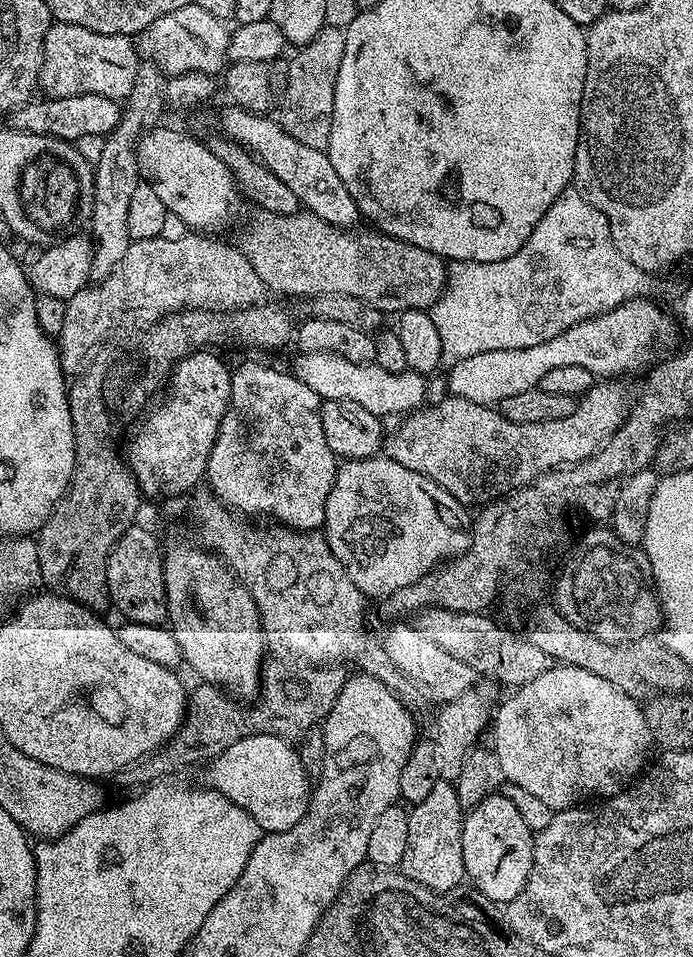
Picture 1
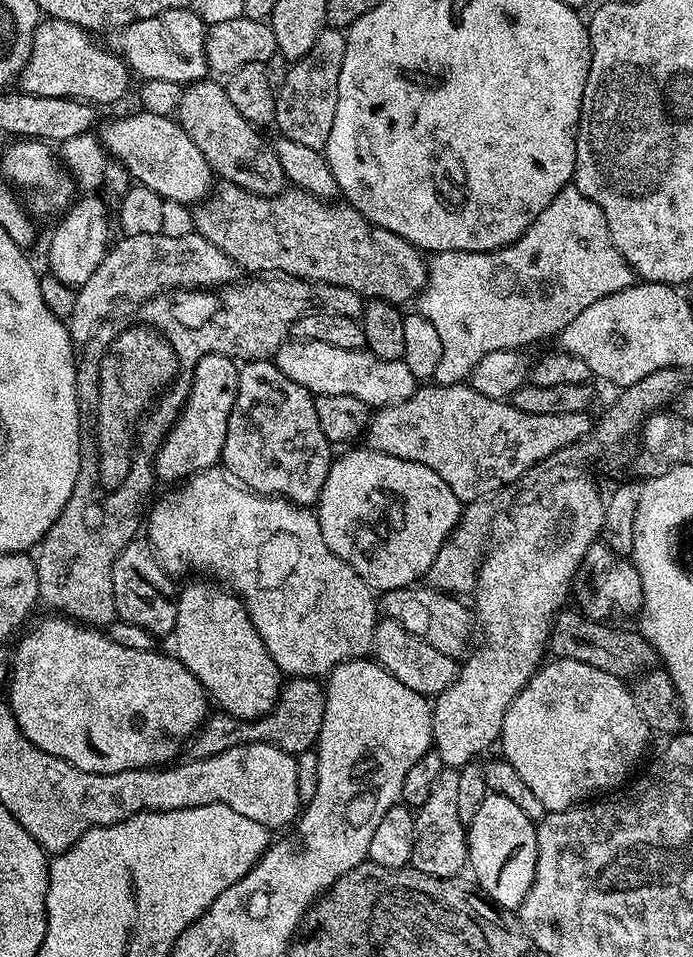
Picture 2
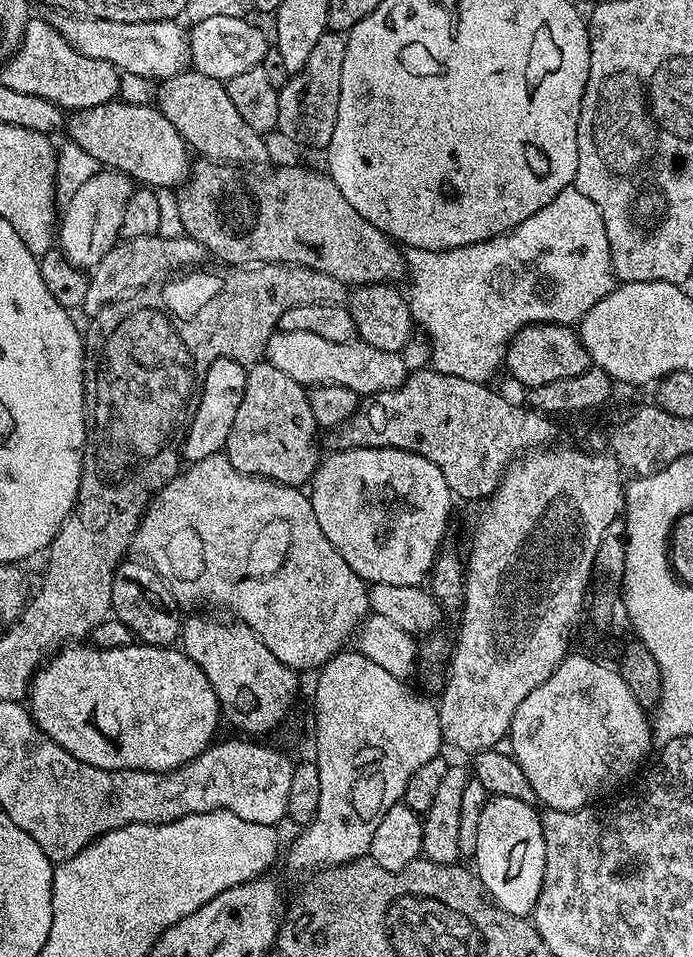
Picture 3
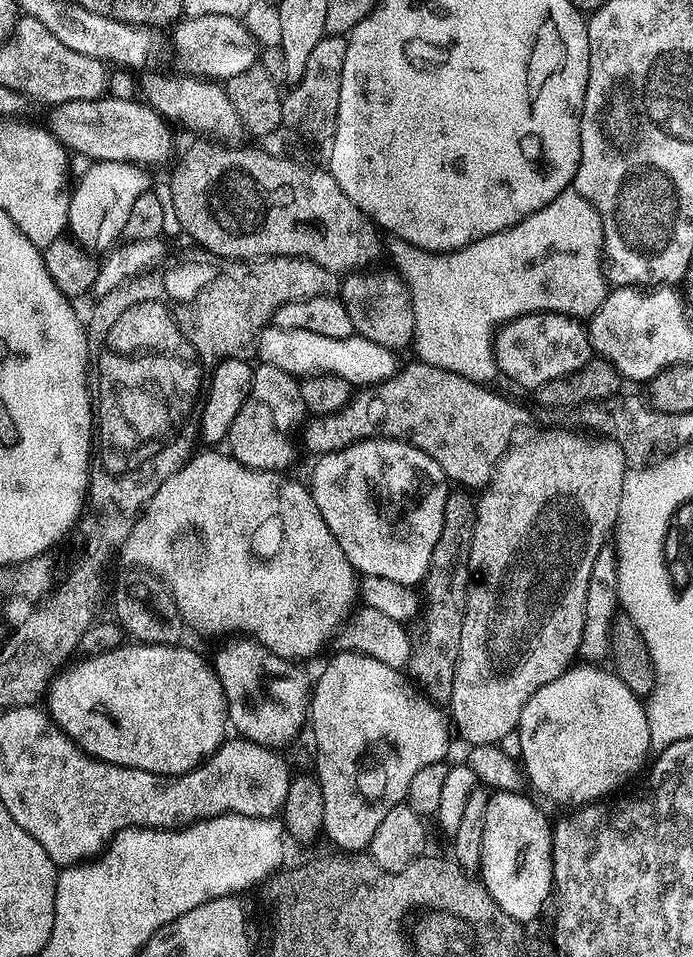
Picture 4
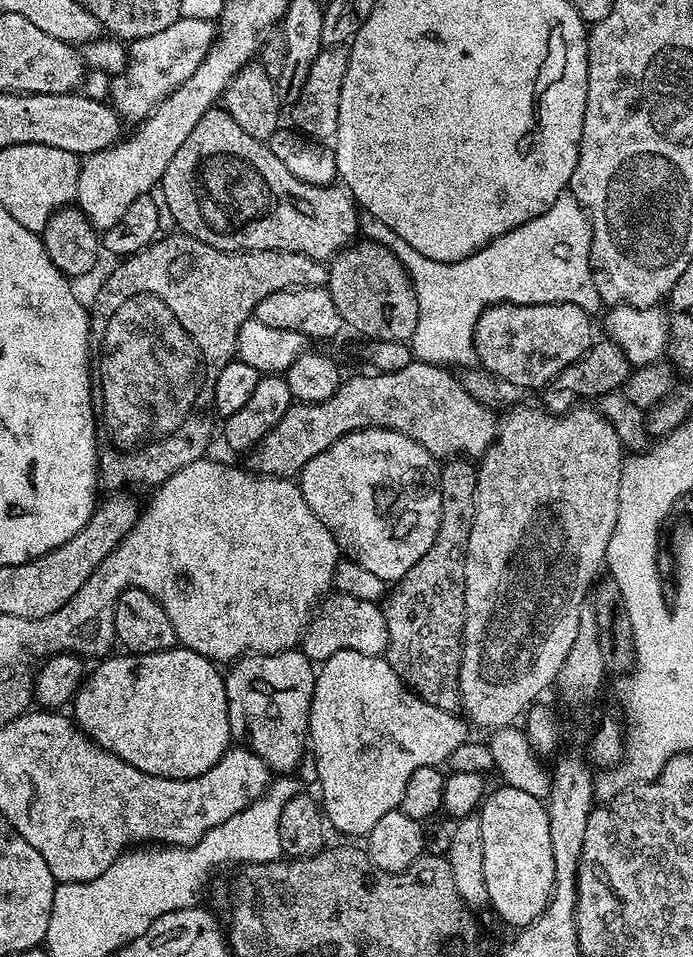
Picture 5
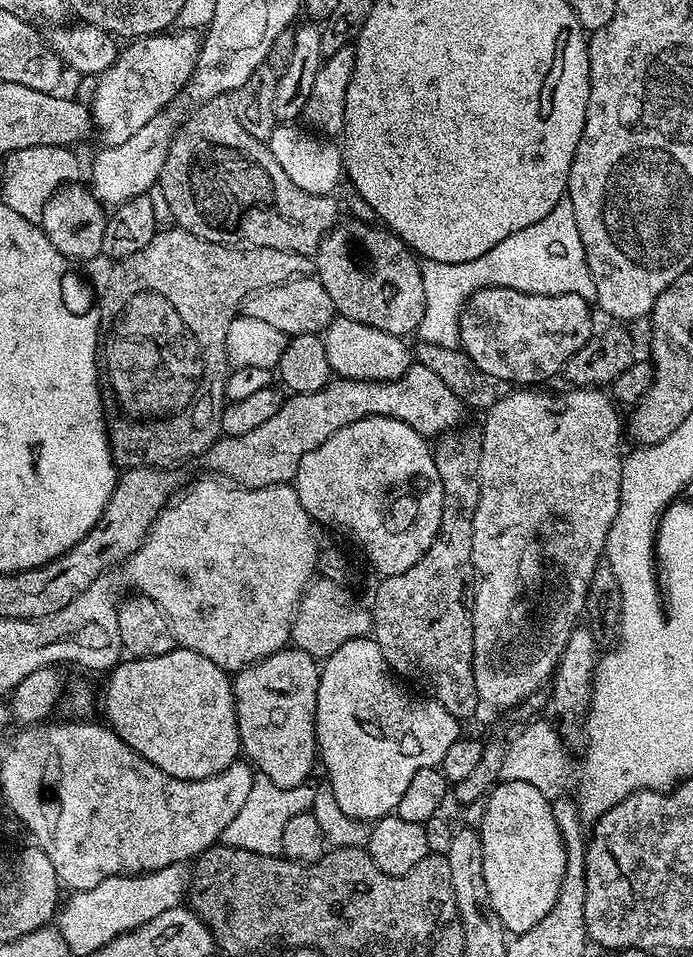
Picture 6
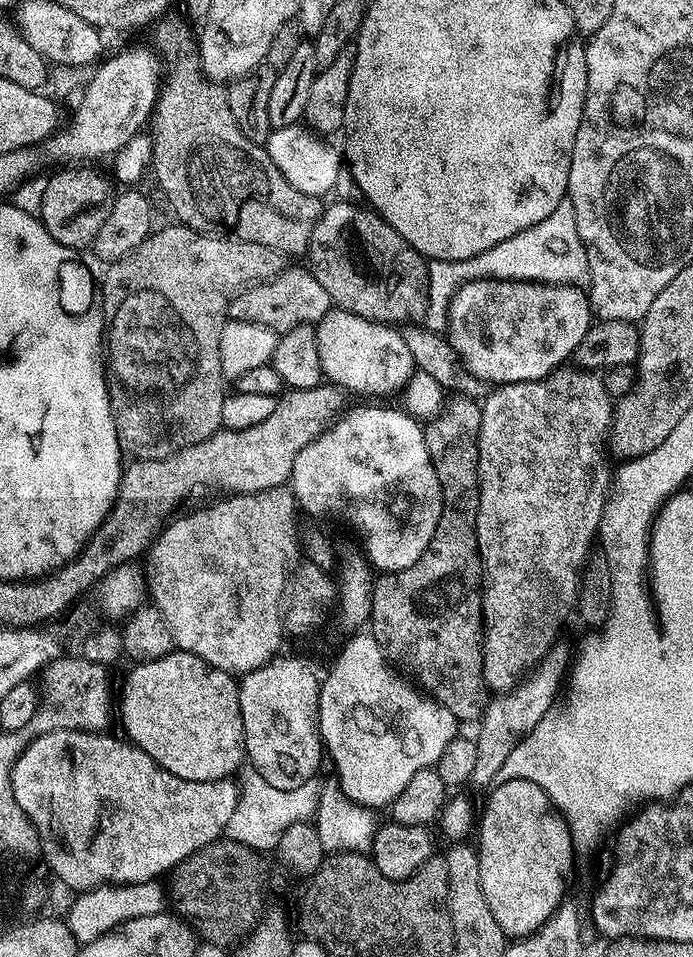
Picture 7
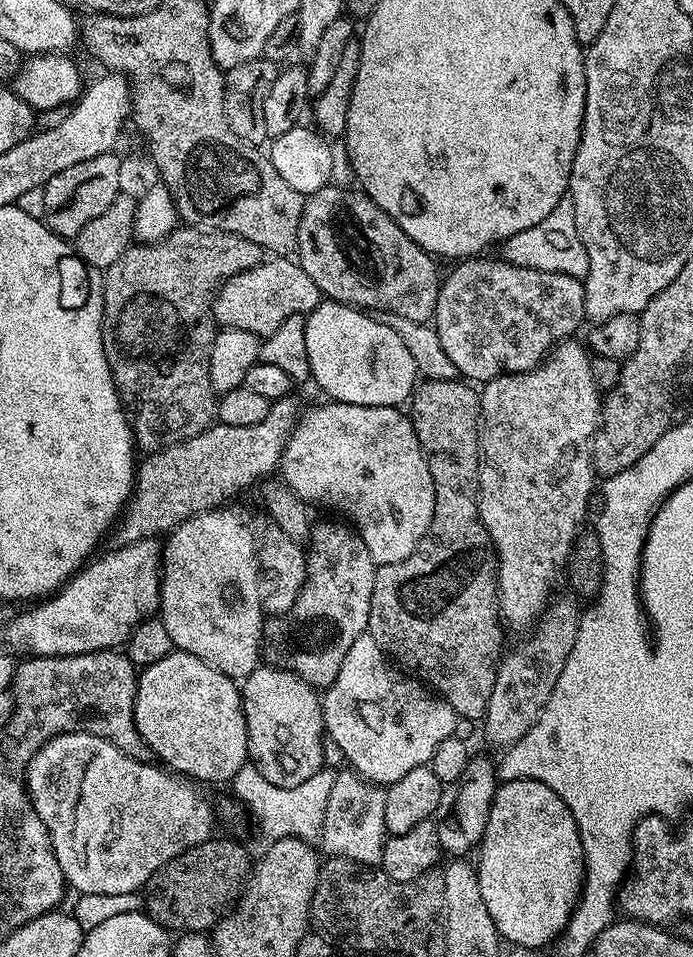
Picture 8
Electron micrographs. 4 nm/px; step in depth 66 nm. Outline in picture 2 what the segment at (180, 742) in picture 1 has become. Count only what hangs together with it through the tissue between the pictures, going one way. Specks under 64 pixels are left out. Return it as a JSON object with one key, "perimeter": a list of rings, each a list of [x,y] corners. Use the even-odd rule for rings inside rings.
{"perimeter":[[[298,676],[289,679],[281,687],[276,705],[258,720],[239,720],[228,712],[213,711],[200,725],[195,736],[187,741],[186,756],[190,760],[214,758],[214,754],[222,754],[222,750],[230,750],[239,744],[254,743],[266,743],[291,754],[307,752],[320,739],[323,717],[324,688],[321,681]]]}

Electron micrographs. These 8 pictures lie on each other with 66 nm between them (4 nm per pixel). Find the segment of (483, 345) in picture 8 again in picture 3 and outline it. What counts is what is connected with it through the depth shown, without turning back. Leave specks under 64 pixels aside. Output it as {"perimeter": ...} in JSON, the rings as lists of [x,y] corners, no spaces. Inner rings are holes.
{"perimeter":[[[527,324],[518,329],[508,341],[503,353],[502,364],[508,372],[524,384],[525,389],[546,386],[546,382],[558,382],[562,378],[574,378],[590,366],[588,351],[580,341],[579,331],[566,324]]]}

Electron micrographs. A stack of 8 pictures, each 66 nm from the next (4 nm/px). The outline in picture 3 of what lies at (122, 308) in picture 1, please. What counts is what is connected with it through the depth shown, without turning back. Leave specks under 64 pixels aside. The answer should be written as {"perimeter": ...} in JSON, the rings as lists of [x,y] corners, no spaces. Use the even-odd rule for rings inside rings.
{"perimeter":[[[183,235],[178,238],[162,238],[161,236],[143,236],[142,238],[124,238],[117,242],[108,253],[91,269],[83,311],[94,314],[99,308],[113,304],[117,300],[135,293],[137,290],[159,281],[171,268],[188,270],[200,259],[205,259],[203,246]]]}

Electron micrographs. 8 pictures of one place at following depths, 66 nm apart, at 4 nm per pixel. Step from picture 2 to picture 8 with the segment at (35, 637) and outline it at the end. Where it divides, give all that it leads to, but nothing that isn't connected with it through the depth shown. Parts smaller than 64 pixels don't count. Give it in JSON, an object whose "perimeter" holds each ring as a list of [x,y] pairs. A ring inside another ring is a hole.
{"perimeter":[[[174,650],[169,656],[162,658],[162,662],[154,662],[139,673],[134,718],[138,732],[148,743],[153,757],[181,777],[193,781],[205,780],[208,784],[220,784],[223,780],[224,783],[231,782],[238,770],[249,763],[248,727],[244,717],[242,692],[237,681],[214,670],[209,664],[202,662],[202,658],[194,658],[194,654]]]}

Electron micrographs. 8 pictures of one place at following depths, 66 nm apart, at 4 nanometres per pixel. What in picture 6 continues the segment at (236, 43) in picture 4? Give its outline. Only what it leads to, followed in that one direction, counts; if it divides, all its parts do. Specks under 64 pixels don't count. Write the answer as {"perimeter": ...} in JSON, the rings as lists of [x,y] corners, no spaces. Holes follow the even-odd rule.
{"perimeter":[[[192,30],[177,31],[177,36],[172,34],[157,34],[155,36],[142,36],[119,49],[117,60],[105,72],[98,76],[96,93],[90,103],[92,123],[95,131],[100,131],[100,140],[104,148],[116,147],[122,142],[127,142],[142,126],[159,117],[159,112],[175,98],[180,87],[187,85],[196,69],[196,59],[199,58],[201,37]]]}

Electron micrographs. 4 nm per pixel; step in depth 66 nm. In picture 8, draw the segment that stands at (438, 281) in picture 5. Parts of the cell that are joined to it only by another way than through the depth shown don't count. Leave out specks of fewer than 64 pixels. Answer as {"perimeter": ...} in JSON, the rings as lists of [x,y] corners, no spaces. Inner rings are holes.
{"perimeter":[[[568,198],[560,200],[558,206],[554,206],[554,210],[550,210],[542,222],[538,222],[538,226],[530,226],[530,230],[522,230],[522,234],[514,234],[509,240],[503,241],[503,248],[503,259],[518,266],[581,278],[588,272],[586,246],[576,229],[574,206]]]}

